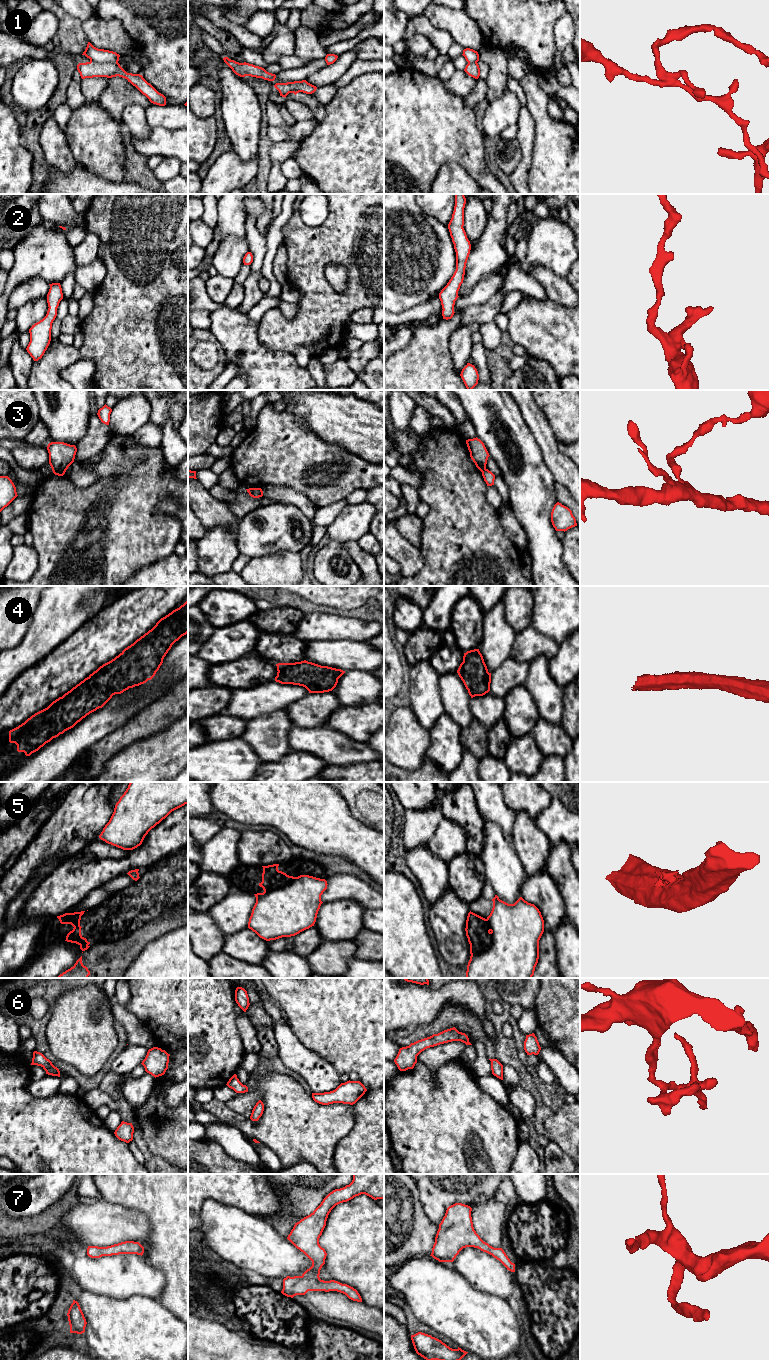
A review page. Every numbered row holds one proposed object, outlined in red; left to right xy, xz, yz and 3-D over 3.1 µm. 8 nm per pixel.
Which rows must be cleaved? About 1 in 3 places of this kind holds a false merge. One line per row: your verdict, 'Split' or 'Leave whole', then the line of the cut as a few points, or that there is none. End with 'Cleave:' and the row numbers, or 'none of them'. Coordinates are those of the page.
1: Split. Split along xy (90, 60), (96, 62), (117, 62)
2: Leave whole. No split
3: Split. Split along yz (485, 467), (481, 471)
4: Leave whole. No split
5: Split. Split along xz (295, 877), (282, 881), (276, 871), (270, 869), (261, 886)
6: Leave whole. No split
7: Leave whole. No split
Cleave: 1, 3, 5

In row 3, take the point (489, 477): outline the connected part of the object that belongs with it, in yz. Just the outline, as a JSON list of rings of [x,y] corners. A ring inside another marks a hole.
[[[486,468],[481,472],[482,472],[482,476],[483,476],[484,481],[486,482],[487,486],[494,485],[495,475]]]

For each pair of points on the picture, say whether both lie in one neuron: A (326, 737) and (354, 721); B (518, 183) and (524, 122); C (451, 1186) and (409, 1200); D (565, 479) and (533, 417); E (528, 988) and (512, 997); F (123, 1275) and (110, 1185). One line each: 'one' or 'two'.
A: two
B: one
C: two
D: one
E: one
F: two

